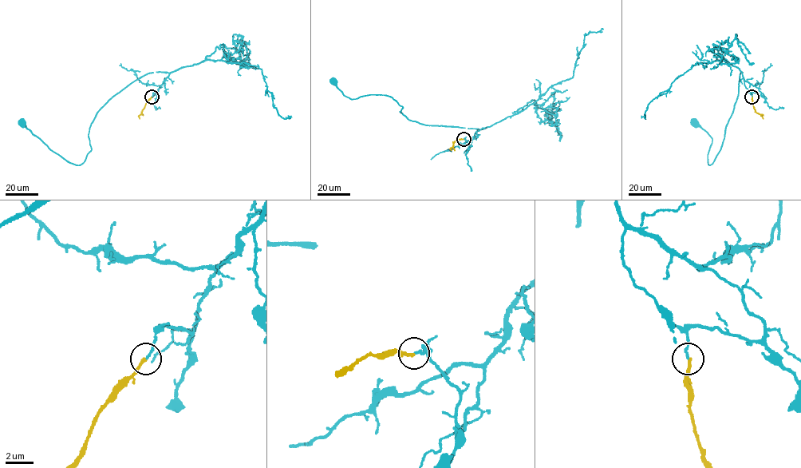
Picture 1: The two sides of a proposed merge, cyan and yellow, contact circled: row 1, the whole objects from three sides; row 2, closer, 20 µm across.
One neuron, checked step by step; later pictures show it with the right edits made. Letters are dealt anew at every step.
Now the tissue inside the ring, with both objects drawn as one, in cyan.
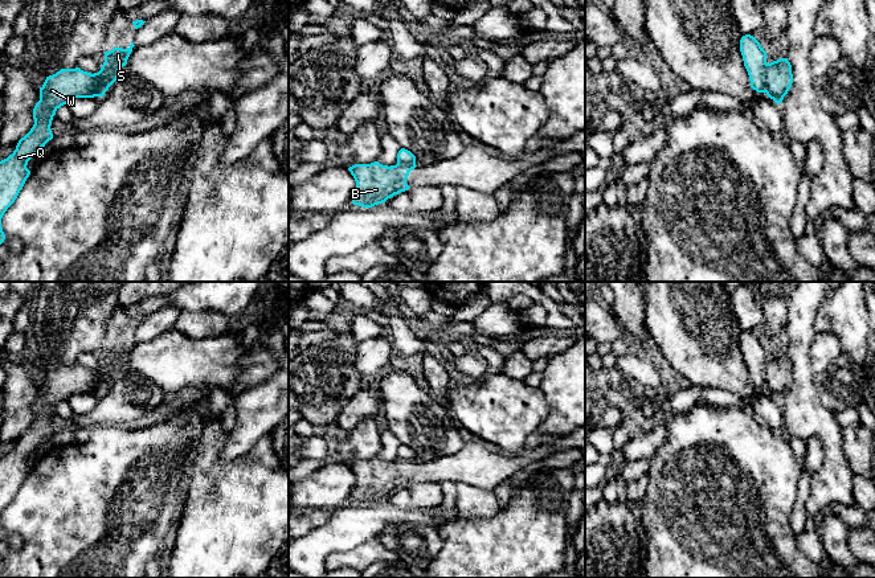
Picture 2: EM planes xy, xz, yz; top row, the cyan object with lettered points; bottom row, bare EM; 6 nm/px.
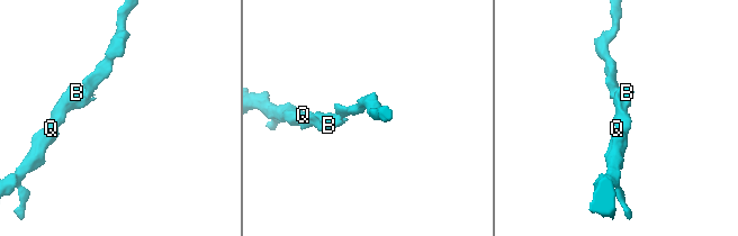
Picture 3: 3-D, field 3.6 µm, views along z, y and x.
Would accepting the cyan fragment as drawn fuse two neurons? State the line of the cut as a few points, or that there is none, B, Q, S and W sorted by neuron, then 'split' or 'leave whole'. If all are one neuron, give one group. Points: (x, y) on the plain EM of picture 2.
yz (767, 360), (764, 388) | B Q W / S | split

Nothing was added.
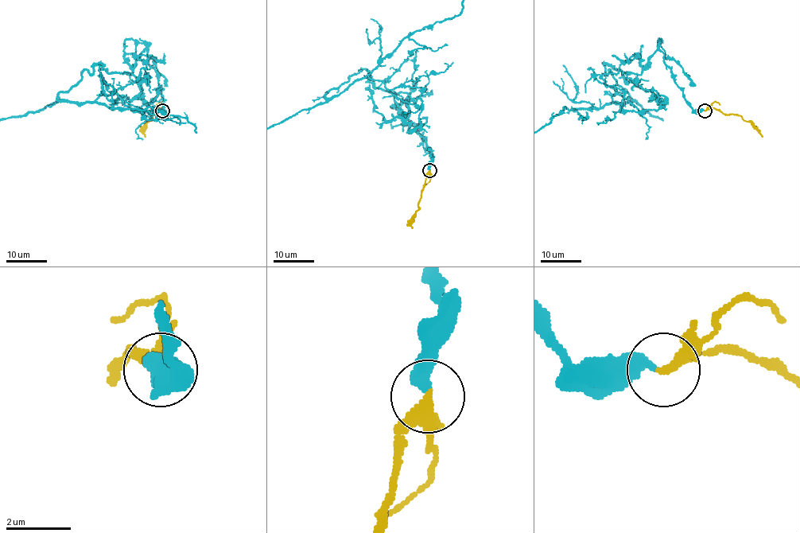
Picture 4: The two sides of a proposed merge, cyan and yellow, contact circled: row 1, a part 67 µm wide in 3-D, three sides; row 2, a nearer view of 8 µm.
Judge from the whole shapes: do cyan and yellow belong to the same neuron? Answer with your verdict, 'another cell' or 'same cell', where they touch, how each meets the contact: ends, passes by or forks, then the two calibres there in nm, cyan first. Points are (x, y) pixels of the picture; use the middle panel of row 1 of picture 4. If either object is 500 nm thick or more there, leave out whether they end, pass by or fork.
same cell | (429, 170) | cyan ends | yellow passes by | 380/280 nm

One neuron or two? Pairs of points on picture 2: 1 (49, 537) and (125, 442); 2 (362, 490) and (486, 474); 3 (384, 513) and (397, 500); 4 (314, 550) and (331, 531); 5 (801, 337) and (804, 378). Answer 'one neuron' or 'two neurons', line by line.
1: one neuron
2: one neuron
3: two neurons
4: one neuron
5: one neuron

